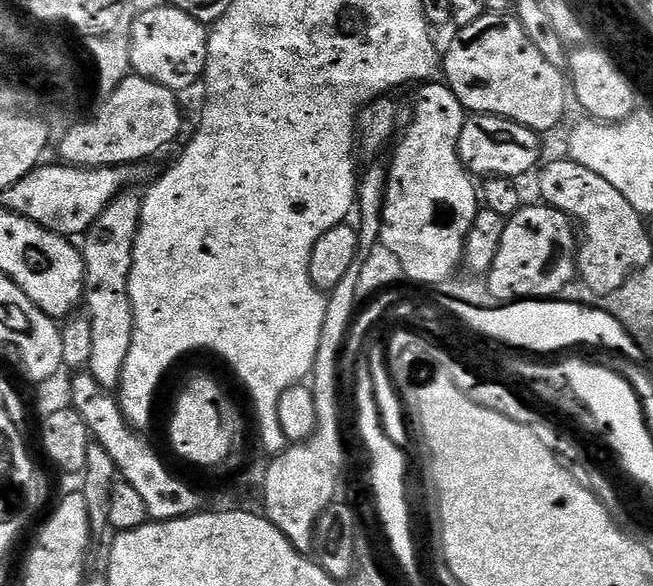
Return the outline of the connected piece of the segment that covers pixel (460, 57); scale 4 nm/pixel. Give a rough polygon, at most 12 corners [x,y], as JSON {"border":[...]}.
{"border":[[515,15],[455,34],[442,76],[465,110],[537,134],[570,88]]}

